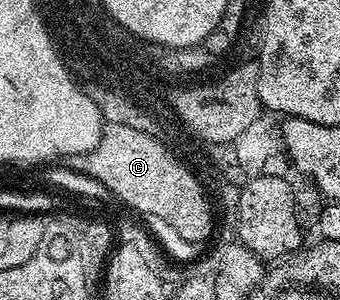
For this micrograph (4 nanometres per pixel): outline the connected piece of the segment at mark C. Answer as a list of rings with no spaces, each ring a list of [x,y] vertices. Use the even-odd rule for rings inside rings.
[[[108,126],[102,129],[102,138],[95,148],[84,154],[72,154],[69,162],[77,172],[98,180],[105,188],[111,188],[112,192],[118,193],[119,197],[128,201],[131,206],[162,216],[167,229],[174,232],[179,241],[187,240],[187,245],[193,246],[201,242],[210,230],[210,214],[198,184],[194,183],[194,179],[191,179],[185,171],[178,168],[178,164],[174,163],[155,141],[147,140],[147,135],[140,130],[127,126]]]

